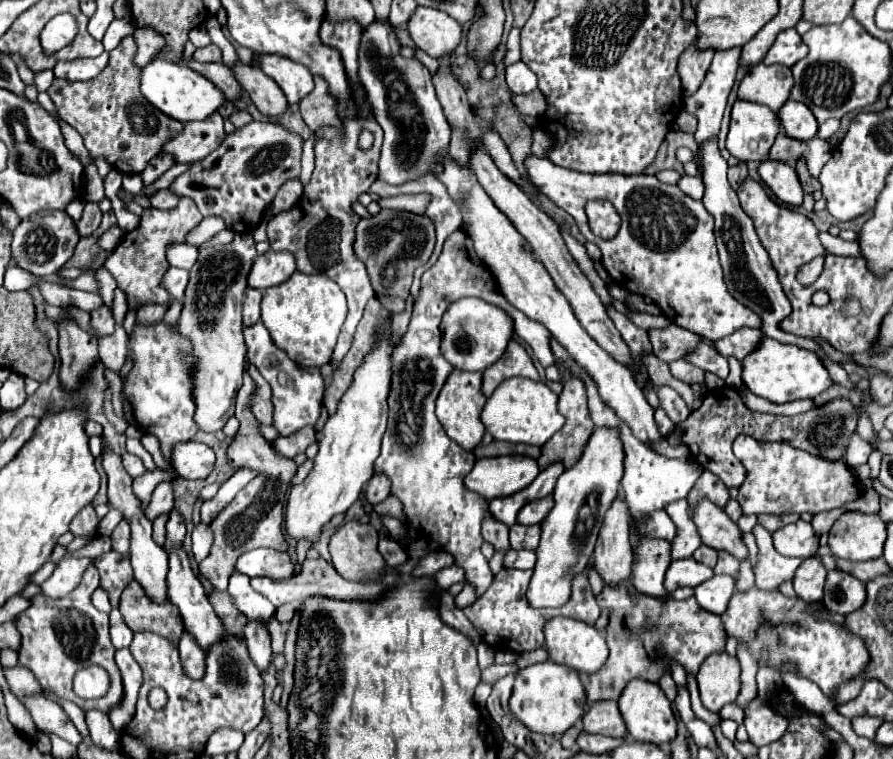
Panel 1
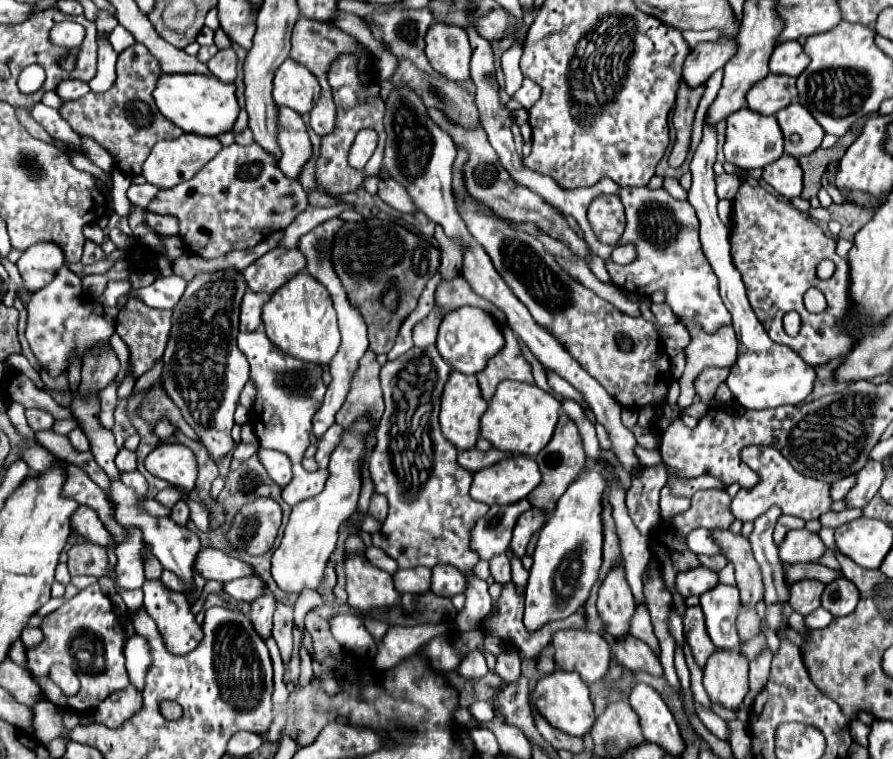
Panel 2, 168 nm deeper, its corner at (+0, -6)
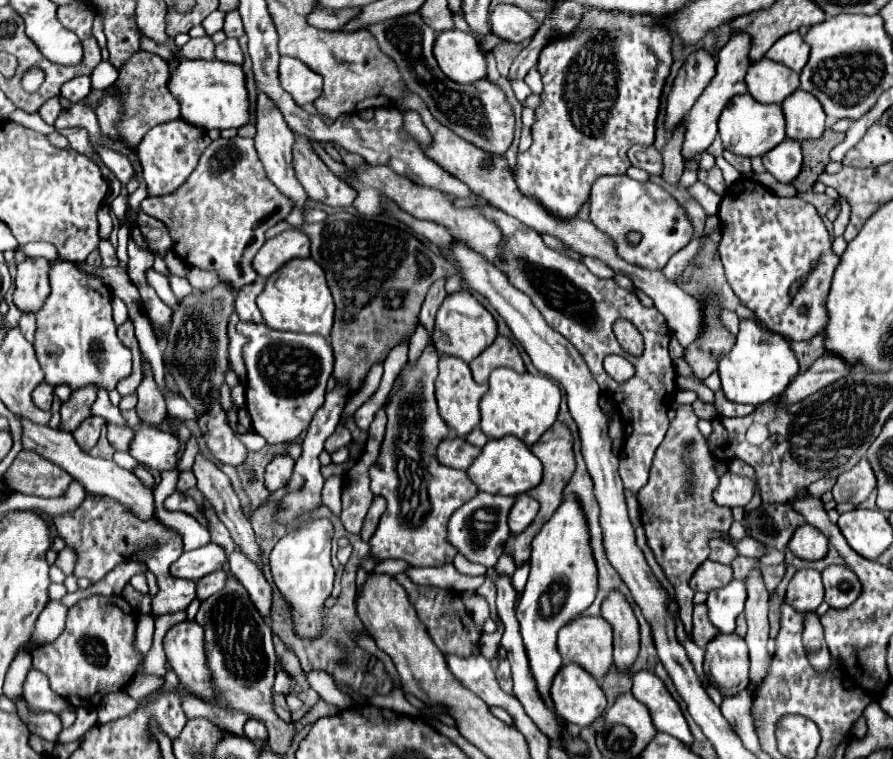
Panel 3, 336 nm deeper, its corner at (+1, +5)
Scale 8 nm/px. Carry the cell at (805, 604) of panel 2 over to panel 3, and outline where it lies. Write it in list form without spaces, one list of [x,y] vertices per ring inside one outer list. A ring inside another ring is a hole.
[[[816,569],[796,571],[786,589],[786,601],[800,613],[816,611],[816,607],[824,601],[824,587],[820,579],[820,571]]]

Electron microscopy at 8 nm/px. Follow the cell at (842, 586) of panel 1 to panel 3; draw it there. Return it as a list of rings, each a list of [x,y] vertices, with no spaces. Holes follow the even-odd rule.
[[[846,565],[826,567],[822,571],[822,583],[826,589],[826,603],[834,609],[844,609],[852,605],[862,591],[856,573]]]

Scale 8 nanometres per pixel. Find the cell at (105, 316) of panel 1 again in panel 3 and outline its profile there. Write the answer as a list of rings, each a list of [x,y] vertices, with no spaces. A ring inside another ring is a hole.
[[[86,385],[84,389],[72,391],[70,399],[62,403],[62,409],[60,409],[62,429],[72,433],[90,415],[90,405],[94,401],[96,401],[96,385]]]

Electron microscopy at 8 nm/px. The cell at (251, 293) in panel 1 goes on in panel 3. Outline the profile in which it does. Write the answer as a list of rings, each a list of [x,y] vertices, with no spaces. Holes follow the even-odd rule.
[[[256,279],[252,285],[244,285],[244,289],[238,289],[236,313],[238,313],[240,321],[254,321],[254,323],[262,321],[262,313],[256,305],[256,297],[262,293],[262,289],[264,289],[262,279]]]

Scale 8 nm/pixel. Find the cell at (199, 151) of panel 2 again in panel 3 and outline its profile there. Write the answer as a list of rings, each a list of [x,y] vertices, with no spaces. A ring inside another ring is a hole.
[[[182,119],[168,121],[152,127],[138,145],[138,159],[144,169],[144,181],[148,185],[148,195],[166,195],[178,189],[188,175],[196,169],[200,155],[212,143],[208,133],[200,127],[194,127]]]

